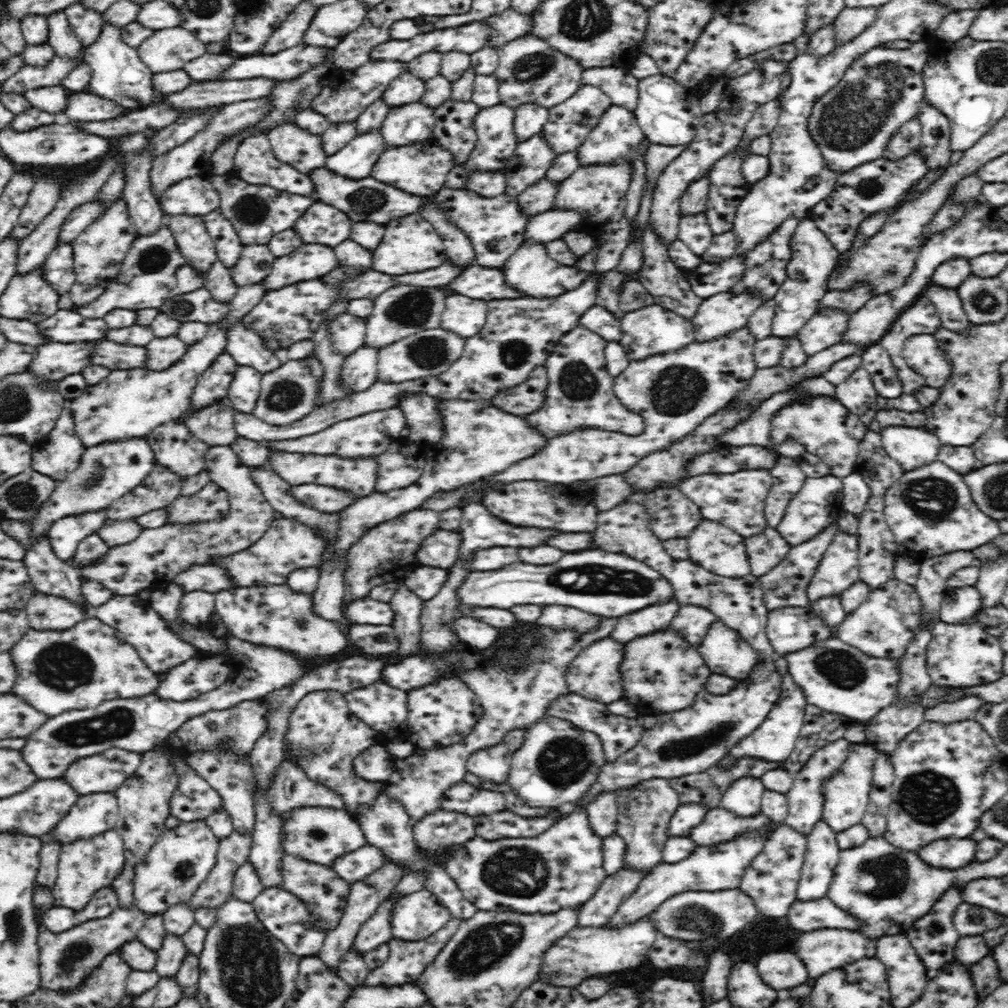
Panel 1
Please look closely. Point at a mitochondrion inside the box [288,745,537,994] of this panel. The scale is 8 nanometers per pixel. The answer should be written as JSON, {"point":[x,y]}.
{"point":[487,945]}

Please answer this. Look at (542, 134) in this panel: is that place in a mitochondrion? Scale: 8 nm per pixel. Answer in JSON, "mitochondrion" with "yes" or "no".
{"mitochondrion":"no"}

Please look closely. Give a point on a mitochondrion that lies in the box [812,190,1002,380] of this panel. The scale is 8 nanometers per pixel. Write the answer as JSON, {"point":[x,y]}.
{"point":[892,270]}

